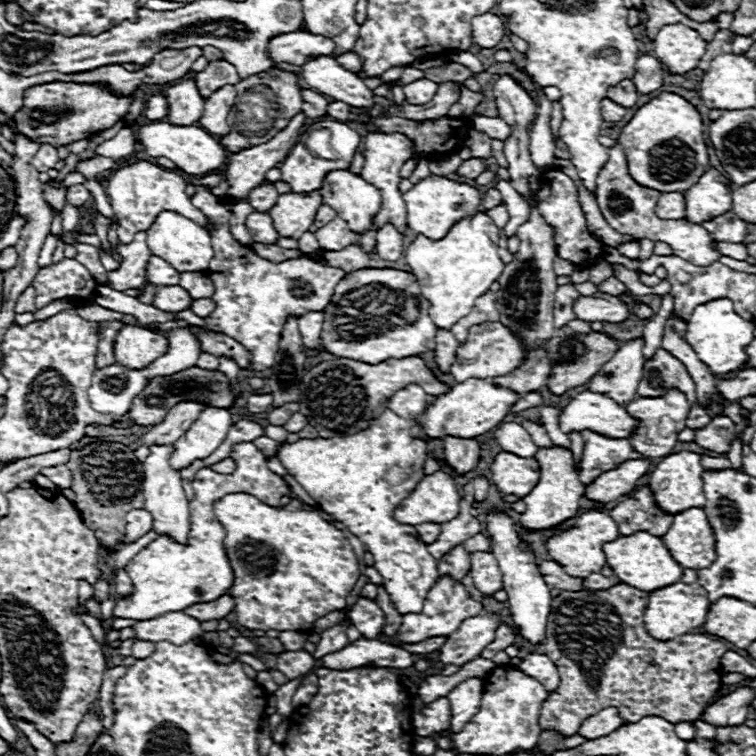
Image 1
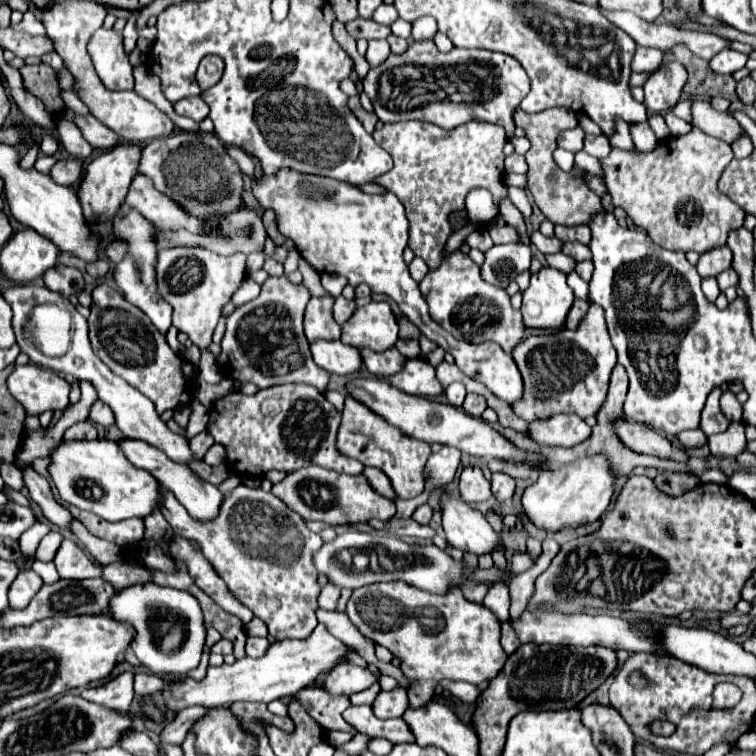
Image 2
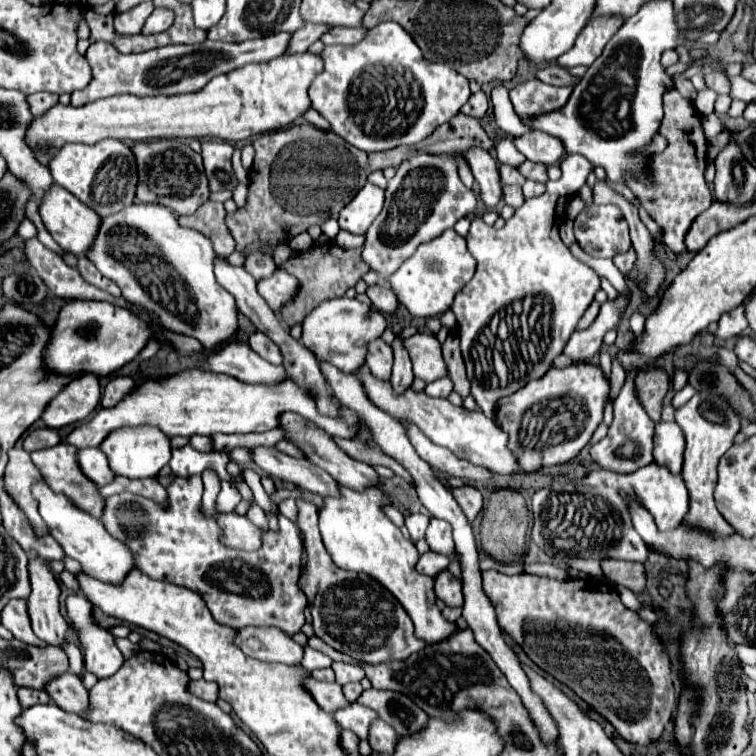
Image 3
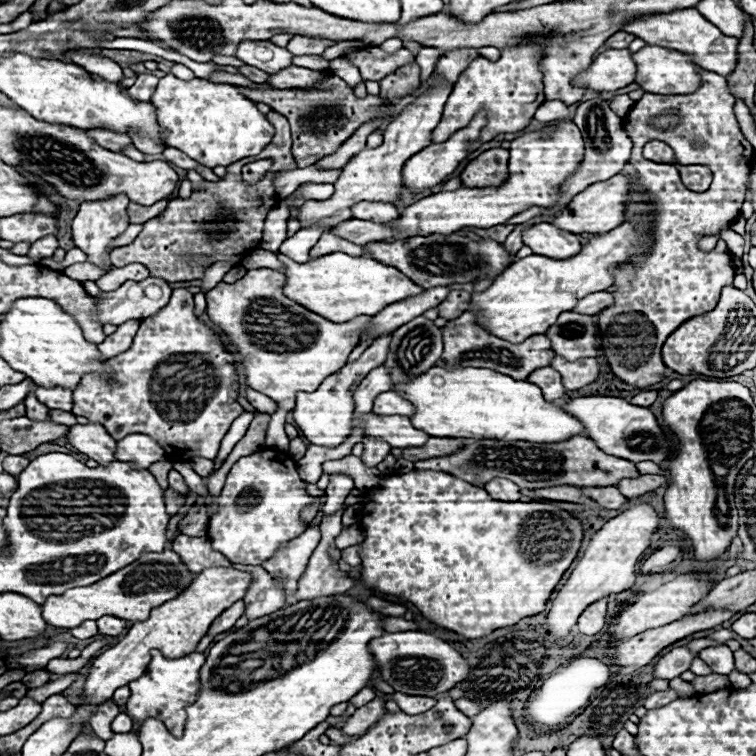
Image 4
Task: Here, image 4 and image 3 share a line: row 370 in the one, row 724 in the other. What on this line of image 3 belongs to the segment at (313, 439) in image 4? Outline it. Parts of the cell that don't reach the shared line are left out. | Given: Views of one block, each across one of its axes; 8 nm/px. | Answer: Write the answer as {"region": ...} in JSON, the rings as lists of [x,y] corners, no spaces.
{"region":[[[354,702],[354,704],[348,704],[346,708],[340,708],[332,714],[332,718],[338,722],[340,730],[350,730],[354,732],[360,740],[366,740],[366,726],[370,726],[370,722],[374,718],[378,718],[374,714],[374,710]]]}

